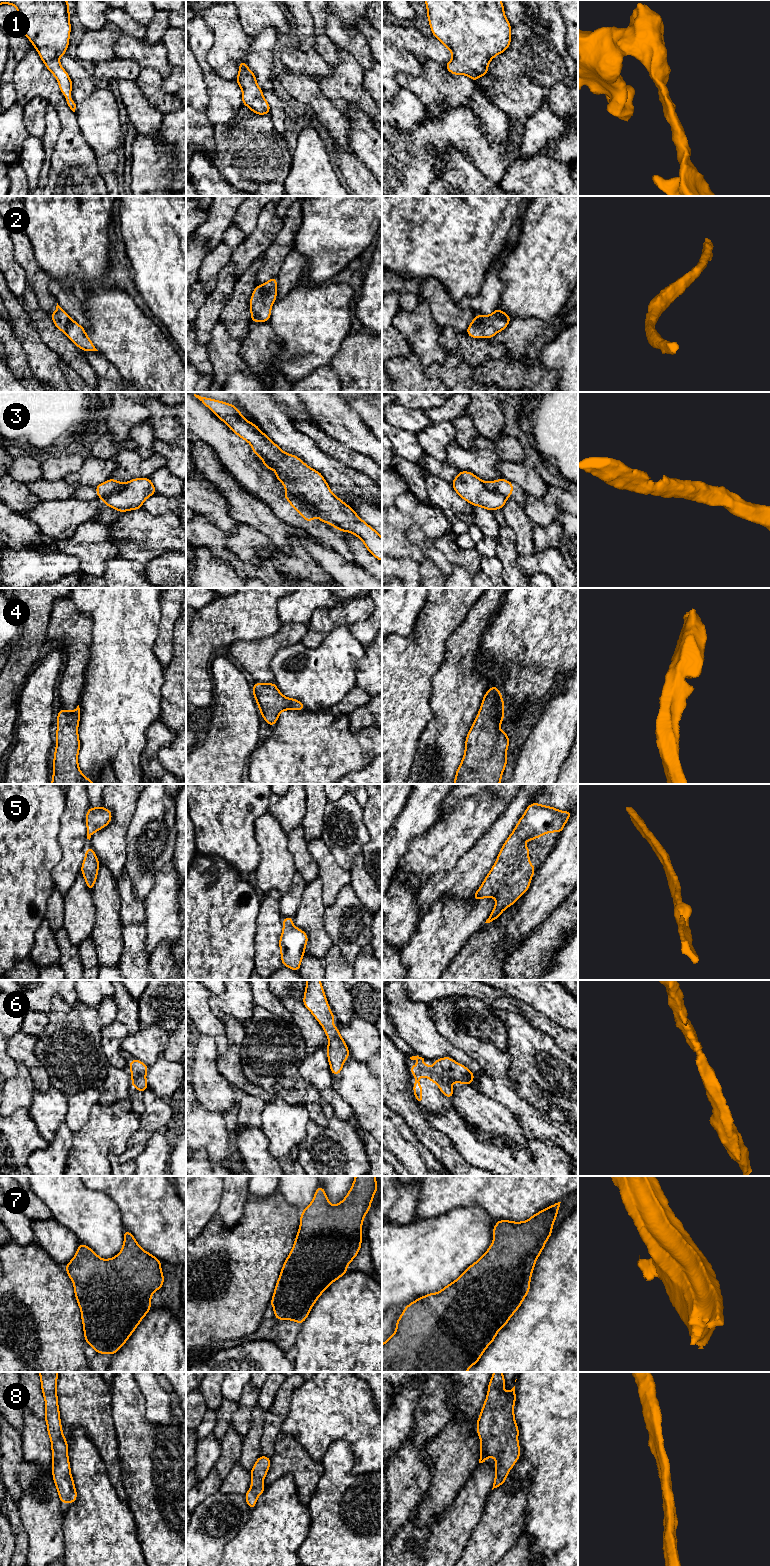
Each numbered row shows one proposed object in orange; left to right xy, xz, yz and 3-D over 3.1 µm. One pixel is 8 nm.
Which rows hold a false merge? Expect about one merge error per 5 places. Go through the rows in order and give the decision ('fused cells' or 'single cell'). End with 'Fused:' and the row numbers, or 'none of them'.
1: single cell
2: single cell
3: fused cells
4: single cell
5: single cell
6: single cell
7: single cell
8: single cell
Fused: 3

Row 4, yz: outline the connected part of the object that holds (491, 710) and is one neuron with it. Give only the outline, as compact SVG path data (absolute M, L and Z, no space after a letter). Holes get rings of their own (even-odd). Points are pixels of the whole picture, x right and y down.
M495 685L485 693L478 715L467 734L464 756L456 771L454 784L500 784L509 761L506 757L509 737L500 730L503 720L504 700Z

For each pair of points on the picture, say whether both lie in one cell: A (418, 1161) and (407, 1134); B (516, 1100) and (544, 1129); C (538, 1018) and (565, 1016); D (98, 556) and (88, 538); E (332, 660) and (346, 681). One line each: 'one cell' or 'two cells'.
A: one cell
B: one cell
C: two cells
D: one cell
E: one cell

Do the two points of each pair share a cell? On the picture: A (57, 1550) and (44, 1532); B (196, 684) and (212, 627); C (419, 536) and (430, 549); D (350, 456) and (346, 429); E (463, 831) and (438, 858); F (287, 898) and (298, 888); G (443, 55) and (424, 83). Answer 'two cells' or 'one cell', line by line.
A: one cell
B: one cell
C: one cell
D: two cells
E: one cell
F: one cell
G: two cells

